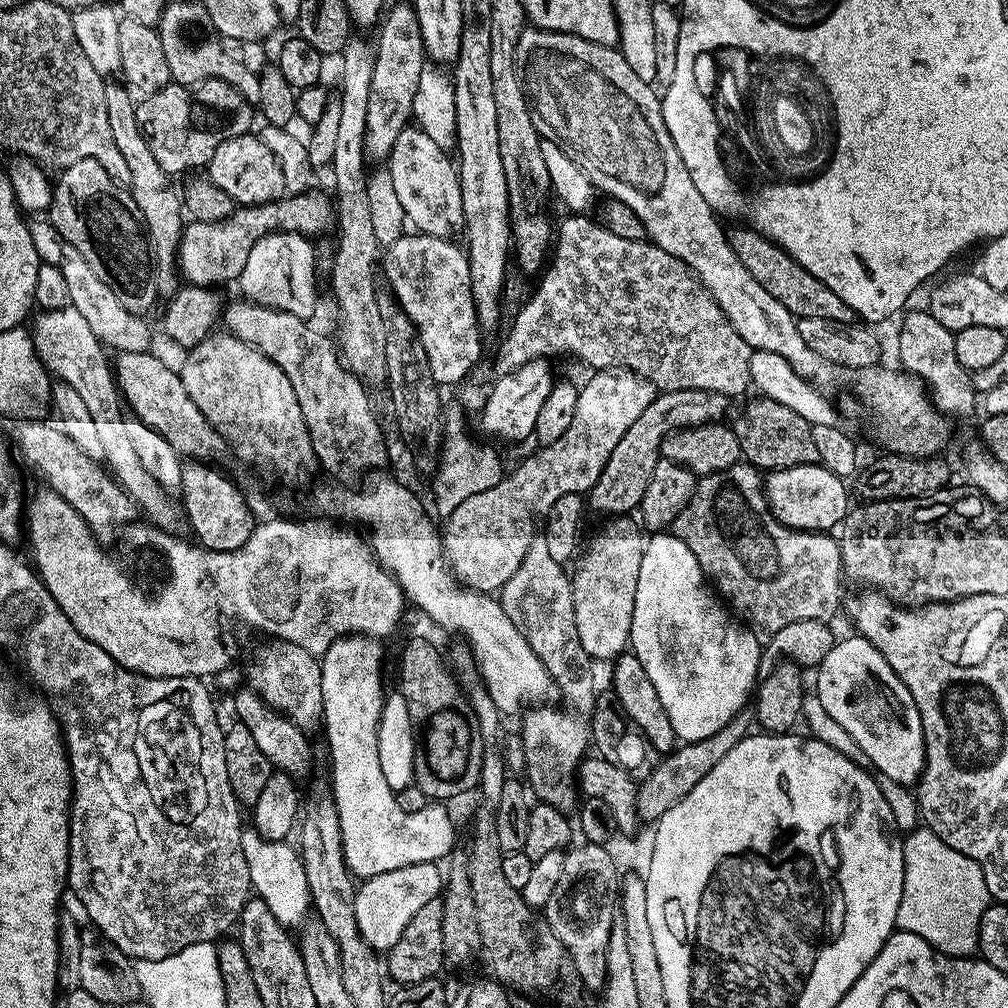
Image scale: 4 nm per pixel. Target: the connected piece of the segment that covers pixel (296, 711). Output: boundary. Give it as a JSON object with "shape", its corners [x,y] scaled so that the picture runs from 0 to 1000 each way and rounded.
{"shape":[[[269,634],[255,647],[244,667],[245,680],[266,699],[281,707],[301,724],[309,724],[320,713],[319,673],[316,654],[296,640]]]}

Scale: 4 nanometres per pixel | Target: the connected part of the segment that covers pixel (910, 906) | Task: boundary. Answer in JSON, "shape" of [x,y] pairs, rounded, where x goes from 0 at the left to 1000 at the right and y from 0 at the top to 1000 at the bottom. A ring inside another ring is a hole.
{"shape":[[[910,819],[896,830],[897,874],[895,895],[891,895],[889,920],[911,927],[930,944],[938,948],[963,949],[972,936],[972,916],[982,890],[972,857],[950,847],[920,819]]]}

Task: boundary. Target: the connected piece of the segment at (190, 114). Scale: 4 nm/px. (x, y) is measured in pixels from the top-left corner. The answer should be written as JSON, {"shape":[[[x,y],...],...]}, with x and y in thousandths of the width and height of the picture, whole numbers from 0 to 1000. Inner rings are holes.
{"shape":[[[206,78],[191,88],[190,95],[184,84],[168,81],[164,87],[144,94],[136,102],[137,125],[149,145],[149,153],[157,157],[157,165],[161,165],[163,171],[174,173],[186,167],[201,168],[220,141],[251,130],[251,104],[249,107],[228,87],[225,80]]]}

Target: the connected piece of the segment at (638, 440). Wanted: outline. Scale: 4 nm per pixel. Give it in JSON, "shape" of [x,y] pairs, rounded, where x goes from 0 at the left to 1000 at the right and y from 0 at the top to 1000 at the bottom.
{"shape":[[[655,389],[651,396],[645,399],[645,403],[641,403],[637,411],[633,411],[629,423],[625,423],[625,427],[621,427],[621,431],[613,435],[613,442],[609,442],[605,454],[601,454],[601,462],[597,462],[593,478],[589,478],[589,482],[582,489],[582,503],[591,508],[600,508],[600,513],[603,514],[630,509],[637,498],[637,490],[641,490],[645,470],[649,470],[649,462],[657,455],[655,443],[659,436],[672,425],[690,425],[694,421],[717,418],[722,401],[723,394],[711,389]]]}

